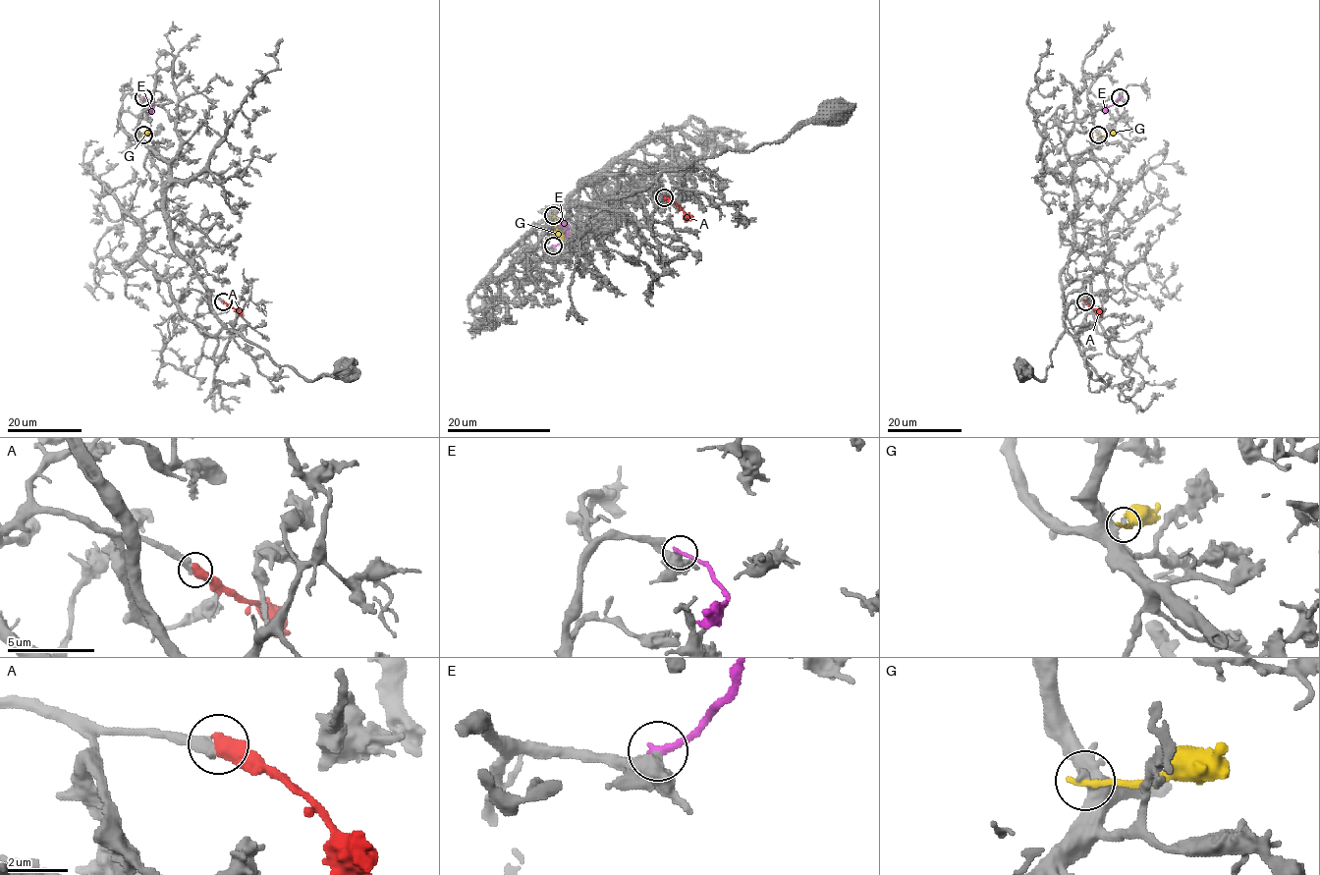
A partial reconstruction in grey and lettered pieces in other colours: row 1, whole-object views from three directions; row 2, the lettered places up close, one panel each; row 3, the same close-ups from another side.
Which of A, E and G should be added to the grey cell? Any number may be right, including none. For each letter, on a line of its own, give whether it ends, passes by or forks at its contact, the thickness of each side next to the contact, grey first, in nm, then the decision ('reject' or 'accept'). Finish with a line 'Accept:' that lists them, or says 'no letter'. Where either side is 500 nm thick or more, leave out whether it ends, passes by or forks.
A: 440 nm thick on the grey side, 600 nm on the other; accept
E: it ends there; 360 nm thick on the grey side, 280 nm on the other; reject
G: it ends there; 480 nm thick on the grey side, 240 nm on the other; reject
Accept: A

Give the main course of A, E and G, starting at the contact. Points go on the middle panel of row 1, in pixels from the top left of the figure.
A: (665, 198), (669, 198), (690, 220)
E: (553, 246), (558, 245), (568, 233), (566, 224), (561, 219)
G: (553, 215), (554, 227), (565, 240)

